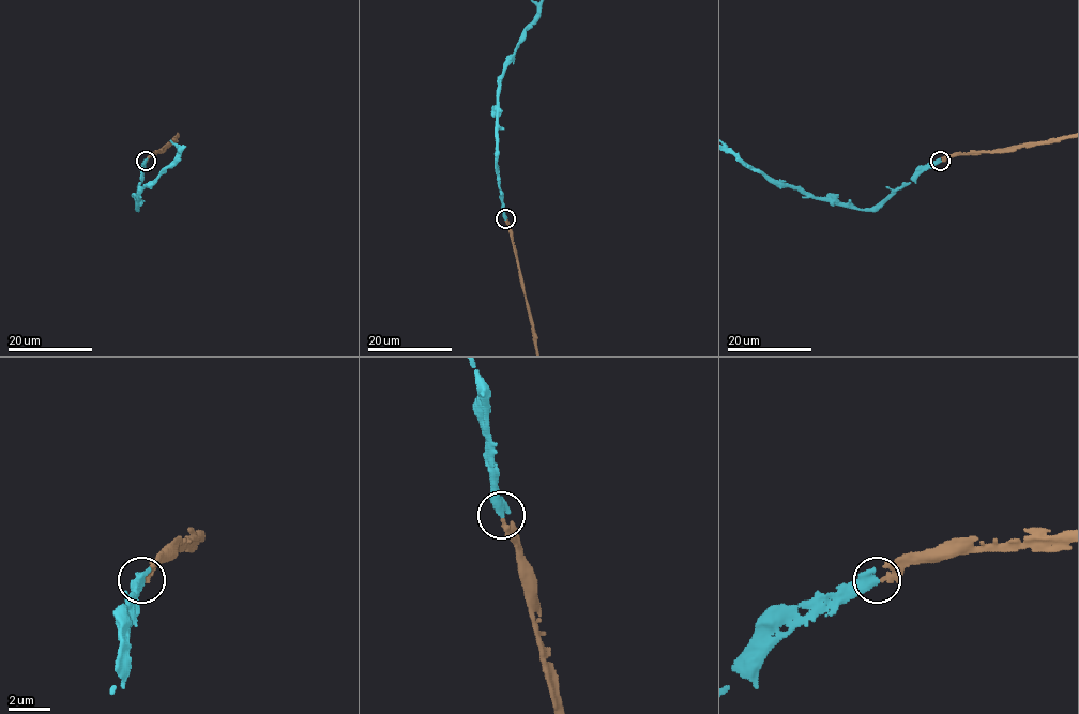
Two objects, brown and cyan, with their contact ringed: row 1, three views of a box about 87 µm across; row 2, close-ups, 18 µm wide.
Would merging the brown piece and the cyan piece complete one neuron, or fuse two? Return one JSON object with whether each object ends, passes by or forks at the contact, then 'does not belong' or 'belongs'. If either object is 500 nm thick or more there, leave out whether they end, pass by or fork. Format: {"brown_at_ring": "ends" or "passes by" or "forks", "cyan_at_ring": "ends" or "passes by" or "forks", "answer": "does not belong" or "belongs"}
{"answer": "belongs"}

